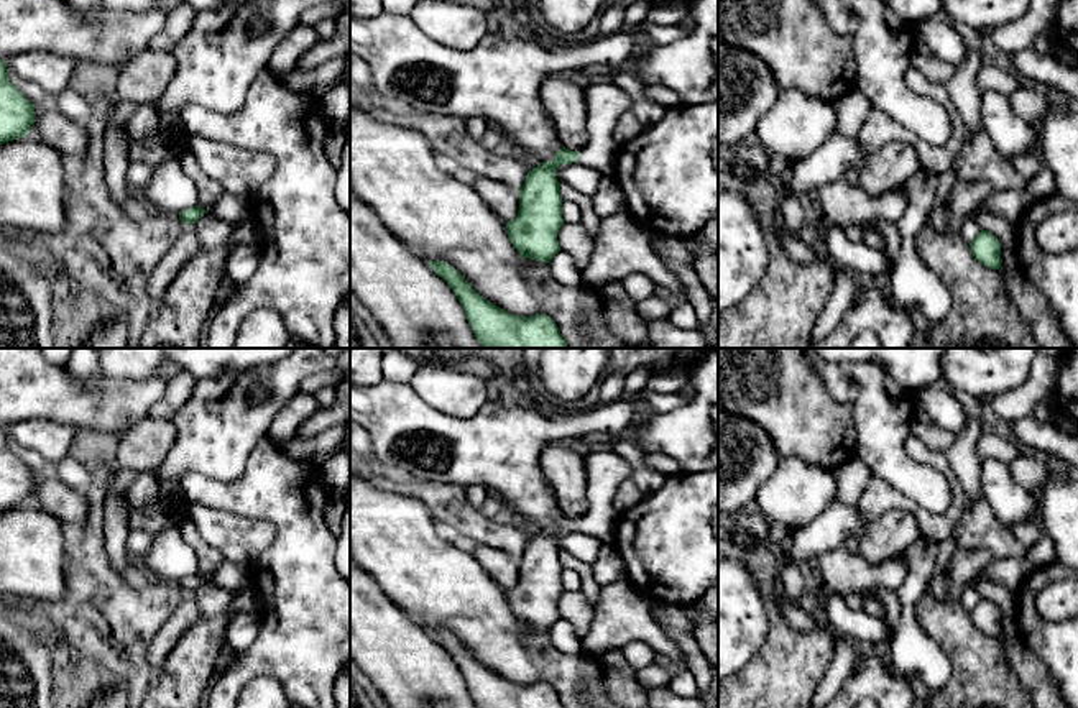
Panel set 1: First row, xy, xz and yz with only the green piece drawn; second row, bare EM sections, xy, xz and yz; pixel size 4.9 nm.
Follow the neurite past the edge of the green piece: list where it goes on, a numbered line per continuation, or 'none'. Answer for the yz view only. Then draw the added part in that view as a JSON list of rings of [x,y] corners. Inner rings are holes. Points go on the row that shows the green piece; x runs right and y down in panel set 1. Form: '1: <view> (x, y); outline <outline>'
none

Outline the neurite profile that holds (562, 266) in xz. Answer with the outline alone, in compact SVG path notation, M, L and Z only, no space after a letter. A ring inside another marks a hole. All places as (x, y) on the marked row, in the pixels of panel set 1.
M559 251L551 261L552 278L569 287L582 286L582 276L570 255Z

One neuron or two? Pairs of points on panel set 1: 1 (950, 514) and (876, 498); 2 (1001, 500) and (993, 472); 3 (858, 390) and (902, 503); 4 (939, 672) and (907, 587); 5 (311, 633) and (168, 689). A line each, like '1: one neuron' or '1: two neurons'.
1: one neuron
2: one neuron
3: two neurons
4: one neuron
5: two neurons

